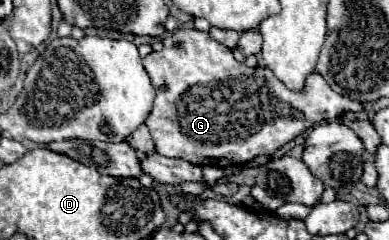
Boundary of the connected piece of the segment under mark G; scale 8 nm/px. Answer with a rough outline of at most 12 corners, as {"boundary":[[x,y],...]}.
{"boundary":[[197,29],[143,65],[155,151],[243,165],[363,103]]}

